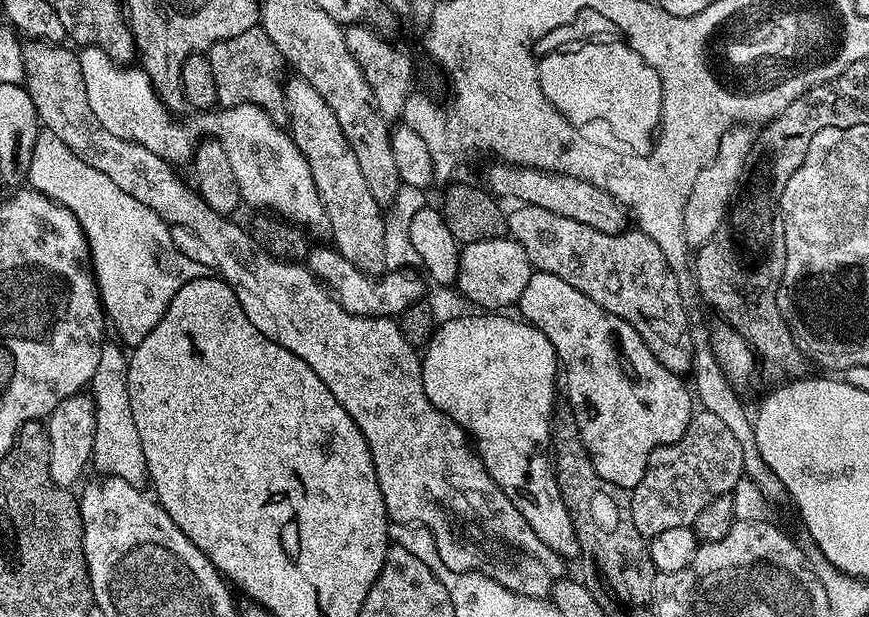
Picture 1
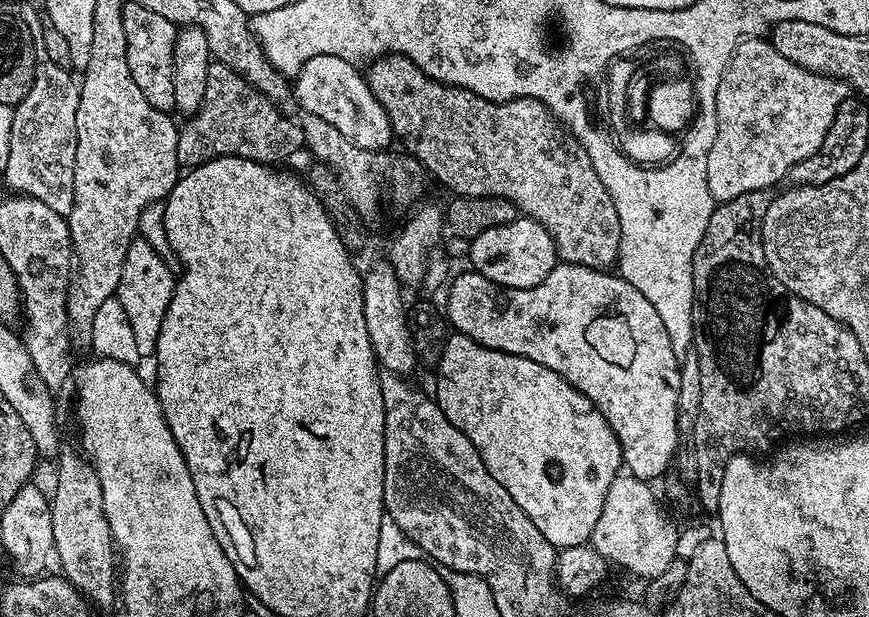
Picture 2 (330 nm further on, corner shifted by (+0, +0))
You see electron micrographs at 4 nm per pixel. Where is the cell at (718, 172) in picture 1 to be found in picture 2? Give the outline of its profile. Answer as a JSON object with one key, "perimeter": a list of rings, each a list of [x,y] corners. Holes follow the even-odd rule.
{"perimeter":[[[742,38],[737,42],[718,82],[716,133],[706,162],[706,182],[717,202],[771,189],[771,184],[778,183],[795,164],[797,167],[812,159],[830,130],[830,122],[834,122],[838,106],[850,96],[850,89],[843,80],[811,72],[782,58],[767,39],[752,39],[756,38]]]}

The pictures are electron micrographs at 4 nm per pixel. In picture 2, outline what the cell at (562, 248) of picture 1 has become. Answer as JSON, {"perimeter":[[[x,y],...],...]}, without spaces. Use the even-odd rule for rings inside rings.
{"perimeter":[[[395,54],[382,56],[378,60],[371,61],[367,68],[366,79],[368,86],[374,94],[374,98],[378,98],[382,110],[386,110],[386,114],[390,118],[393,137],[397,141],[401,140],[404,143],[403,151],[411,156],[413,160],[416,160],[425,173],[432,172],[433,178],[438,183],[445,184],[452,191],[451,195],[453,197],[489,196],[490,198],[506,198],[506,202],[514,202],[516,211],[521,217],[538,222],[550,234],[550,238],[554,238],[557,257],[565,264],[577,264],[587,268],[608,270],[619,261],[620,223],[618,222],[618,210],[614,210],[614,202],[610,198],[606,186],[602,186],[602,178],[598,178],[598,174],[590,162],[590,154],[586,154],[586,150],[582,150],[582,146],[574,138],[574,134],[570,134],[567,128],[556,119],[553,112],[542,102],[538,102],[534,98],[487,100],[465,88],[455,88],[452,84],[443,84],[434,78],[430,78],[410,58]]]}

